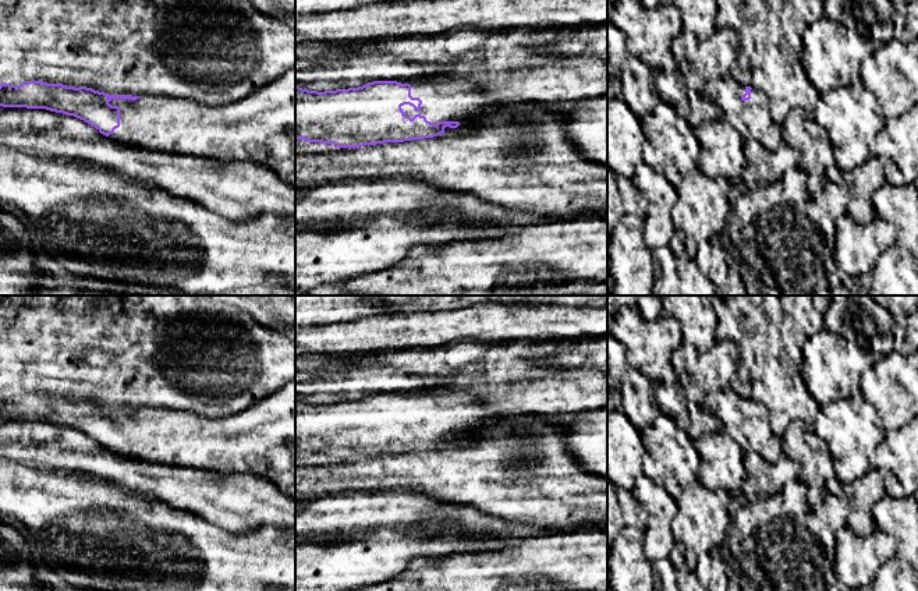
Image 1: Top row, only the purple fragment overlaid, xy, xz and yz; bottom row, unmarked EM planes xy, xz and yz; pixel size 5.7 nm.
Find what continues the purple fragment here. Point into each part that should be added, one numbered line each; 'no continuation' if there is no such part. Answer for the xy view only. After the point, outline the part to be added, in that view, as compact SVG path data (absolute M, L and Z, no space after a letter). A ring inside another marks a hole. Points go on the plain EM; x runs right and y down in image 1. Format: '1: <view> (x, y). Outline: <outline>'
1: xy (261, 439). Outline: M295 379L241 413L223 418L208 418L191 411L156 407L141 407L137 413L111 411L109 415L120 420L120 439L109 447L116 454L224 474L255 473L269 478L283 493L295 499Z

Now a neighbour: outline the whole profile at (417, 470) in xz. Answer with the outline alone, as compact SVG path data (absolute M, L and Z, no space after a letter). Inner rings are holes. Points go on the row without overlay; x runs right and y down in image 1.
M515 413L501 417L482 429L476 439L465 445L443 445L433 450L404 454L384 454L358 460L339 460L319 466L295 467L295 488L304 496L323 496L348 491L390 491L411 488L436 496L440 502L469 503L479 510L517 523L528 523L557 532L574 525L589 524L607 530L607 479L586 473L568 452L566 433L552 425L545 415Z

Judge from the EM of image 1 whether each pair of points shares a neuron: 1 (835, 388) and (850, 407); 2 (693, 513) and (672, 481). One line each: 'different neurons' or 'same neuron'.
1: different neurons
2: different neurons

